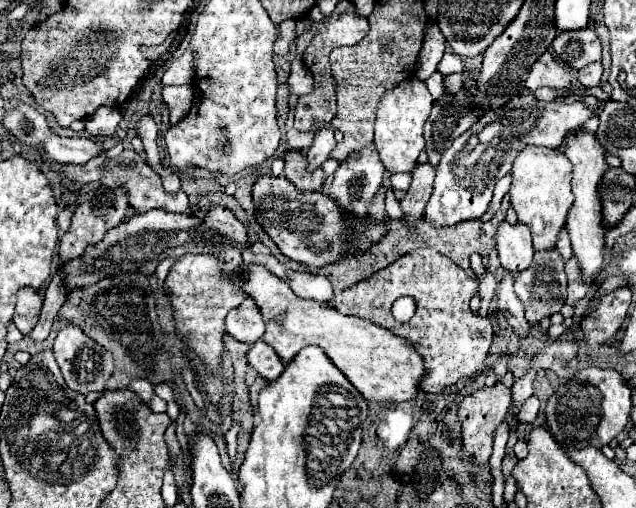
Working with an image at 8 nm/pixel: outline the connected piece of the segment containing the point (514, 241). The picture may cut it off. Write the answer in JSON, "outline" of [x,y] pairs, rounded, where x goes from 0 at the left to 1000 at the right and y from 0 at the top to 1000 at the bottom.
{"outline":[[[796,433],[783,445],[780,465],[780,492],[786,524],[805,539],[821,535],[836,516],[836,461],[827,441],[799,441]]]}

